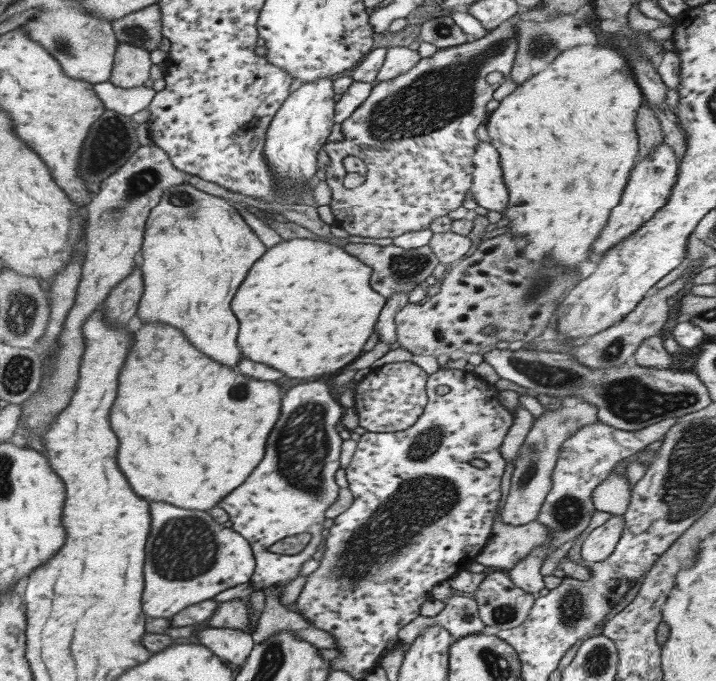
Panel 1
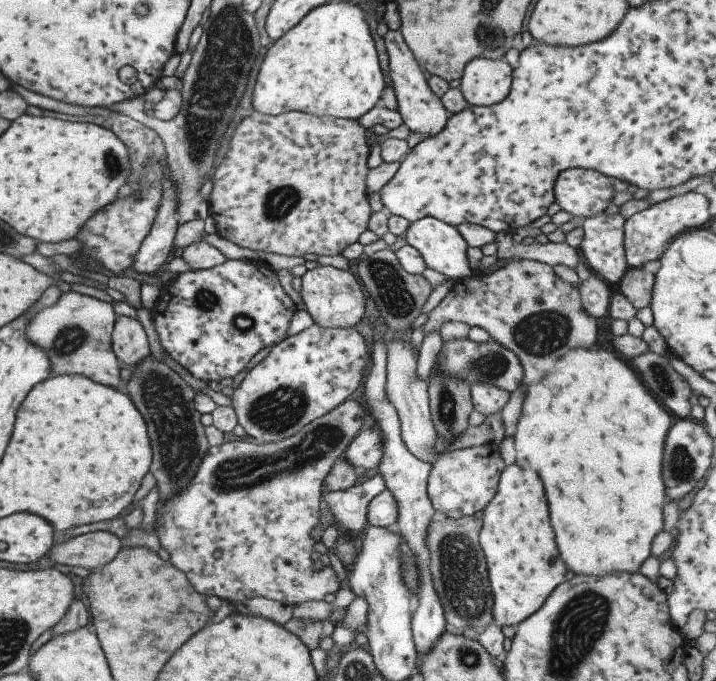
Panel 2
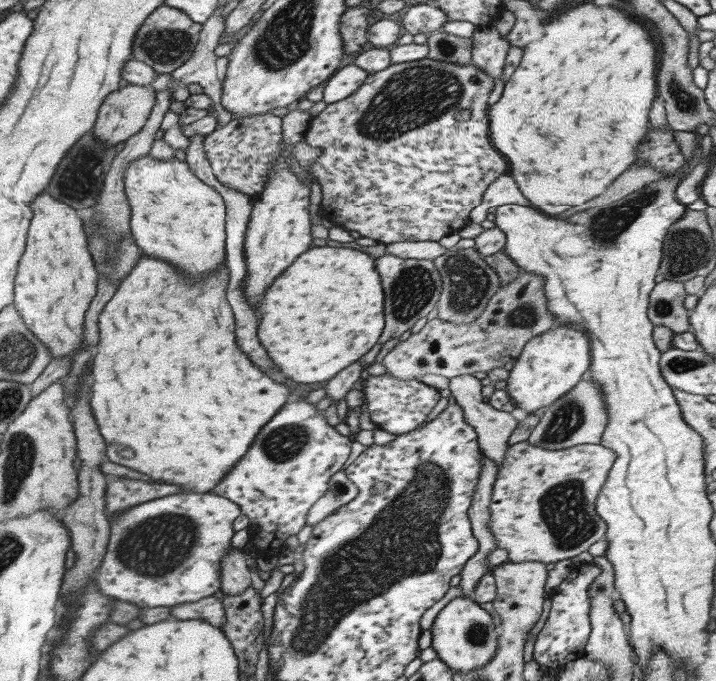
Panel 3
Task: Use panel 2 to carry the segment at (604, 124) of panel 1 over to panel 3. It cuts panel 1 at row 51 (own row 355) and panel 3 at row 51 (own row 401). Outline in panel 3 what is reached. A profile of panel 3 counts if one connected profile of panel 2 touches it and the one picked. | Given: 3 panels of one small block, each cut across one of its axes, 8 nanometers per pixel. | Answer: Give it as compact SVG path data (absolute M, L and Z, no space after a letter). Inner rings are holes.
M581 4L577 8L569 8L565 12L553 14L555 18L547 21L543 25L543 38L530 42L527 46L523 46L523 56L517 66L517 70L513 72L513 76L504 82L502 86L501 100L497 100L488 107L488 124L489 138L492 145L505 156L509 164L509 175L513 176L519 192L523 194L523 198L531 203L533 208L538 208L544 204L552 204L553 206L570 206L571 211L580 209L584 205L591 205L592 201L599 197L614 178L617 178L624 170L630 167L637 158L637 146L641 144L641 140L647 134L647 128L650 126L647 118L647 110L656 98L656 80L655 80L655 44L651 40L651 32L649 28L641 26L641 20L629 22L629 14L623 14L619 10L607 8L607 6L593 6L593 4Z

